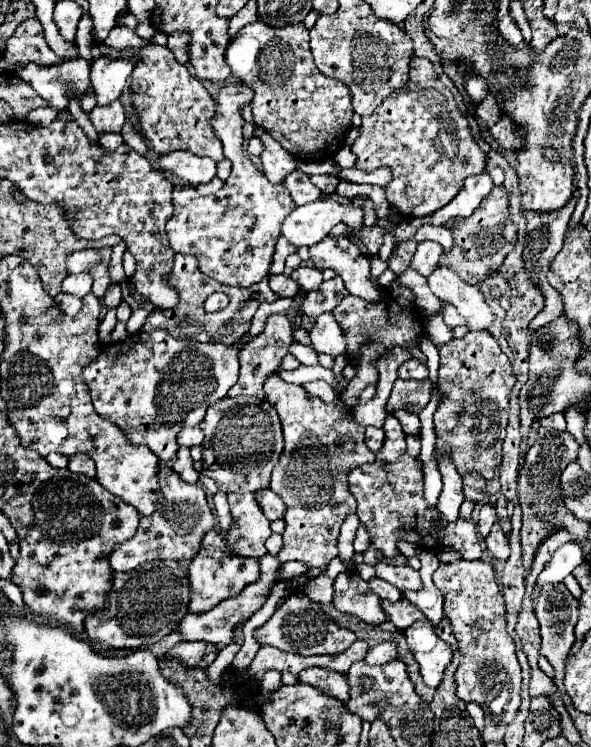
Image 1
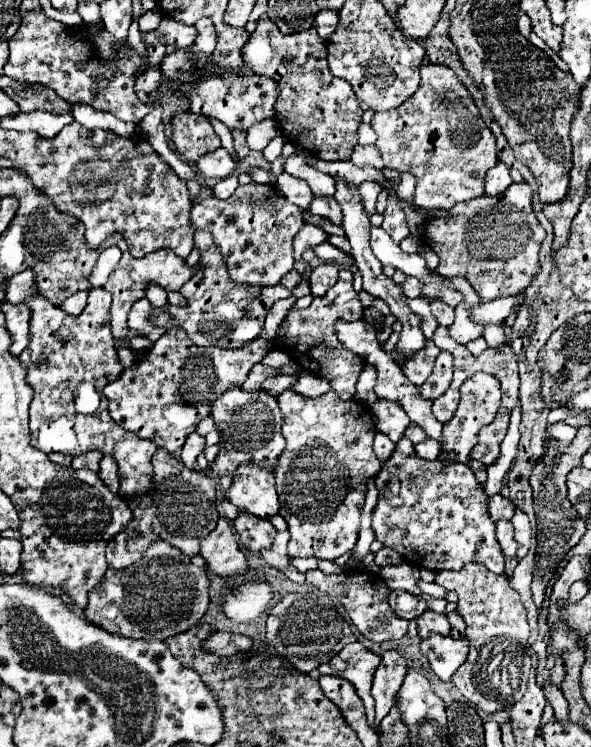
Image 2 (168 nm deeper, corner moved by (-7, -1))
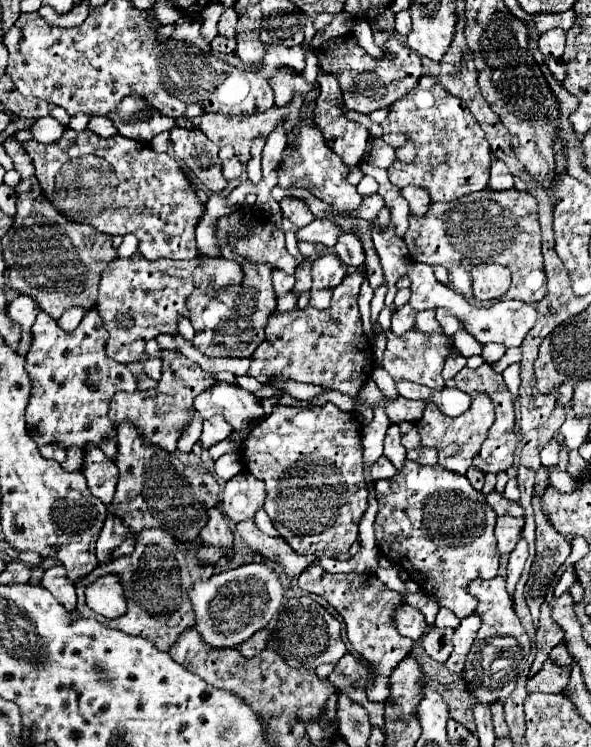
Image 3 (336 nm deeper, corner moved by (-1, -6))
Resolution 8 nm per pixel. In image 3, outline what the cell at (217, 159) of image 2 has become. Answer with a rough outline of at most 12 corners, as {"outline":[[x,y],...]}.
{"outline":[[233,148],[219,152],[225,180],[241,176],[243,166]]}

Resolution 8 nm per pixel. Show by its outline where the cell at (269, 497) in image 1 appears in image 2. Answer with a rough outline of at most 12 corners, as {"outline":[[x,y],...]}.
{"outline":[[239,465],[225,499],[261,519],[279,511],[273,473]]}

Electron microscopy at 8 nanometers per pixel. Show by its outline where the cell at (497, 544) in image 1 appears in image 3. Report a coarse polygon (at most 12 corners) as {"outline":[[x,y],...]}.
{"outline":[[497,518],[495,538],[509,554],[523,528],[523,518]]}

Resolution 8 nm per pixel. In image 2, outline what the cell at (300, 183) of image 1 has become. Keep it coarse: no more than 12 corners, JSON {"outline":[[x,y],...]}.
{"outline":[[315,197],[309,211],[341,227],[341,207],[333,197]]}

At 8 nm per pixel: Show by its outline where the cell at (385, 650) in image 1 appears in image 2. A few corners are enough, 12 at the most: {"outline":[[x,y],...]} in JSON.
{"outline":[[399,651],[381,655],[373,679],[375,727],[389,713],[407,663]]}

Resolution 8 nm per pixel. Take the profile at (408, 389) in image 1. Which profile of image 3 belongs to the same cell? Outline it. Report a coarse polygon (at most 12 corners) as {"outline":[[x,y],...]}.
{"outline":[[461,354],[449,356],[443,366],[443,378],[453,378],[465,366]]}

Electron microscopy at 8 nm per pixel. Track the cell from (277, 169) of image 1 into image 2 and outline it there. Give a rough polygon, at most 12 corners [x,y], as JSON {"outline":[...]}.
{"outline":[[283,173],[277,187],[287,201],[309,209],[313,193],[305,181]]}

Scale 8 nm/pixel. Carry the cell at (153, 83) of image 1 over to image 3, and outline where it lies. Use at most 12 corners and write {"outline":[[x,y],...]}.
{"outline":[[199,130],[171,132],[175,156],[211,192],[227,186],[219,148]]}

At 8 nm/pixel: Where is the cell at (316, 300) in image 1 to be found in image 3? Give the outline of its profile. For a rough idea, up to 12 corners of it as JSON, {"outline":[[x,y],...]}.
{"outline":[[361,272],[331,306],[273,312],[249,376],[357,396],[373,346],[357,306]]}

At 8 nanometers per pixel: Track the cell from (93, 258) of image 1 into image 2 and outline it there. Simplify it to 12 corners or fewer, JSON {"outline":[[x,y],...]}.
{"outline":[[169,249],[129,251],[103,289],[113,293],[111,327],[129,339],[127,313],[147,285],[179,291],[199,271]]}

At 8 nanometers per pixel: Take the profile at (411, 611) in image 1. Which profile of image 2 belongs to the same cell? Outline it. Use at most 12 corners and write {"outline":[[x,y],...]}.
{"outline":[[425,611],[419,635],[449,635],[451,625],[443,613]]}

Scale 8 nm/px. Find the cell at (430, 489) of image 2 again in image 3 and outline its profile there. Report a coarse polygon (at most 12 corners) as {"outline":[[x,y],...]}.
{"outline":[[467,476],[377,480],[383,556],[457,618],[495,578],[497,516]]}

